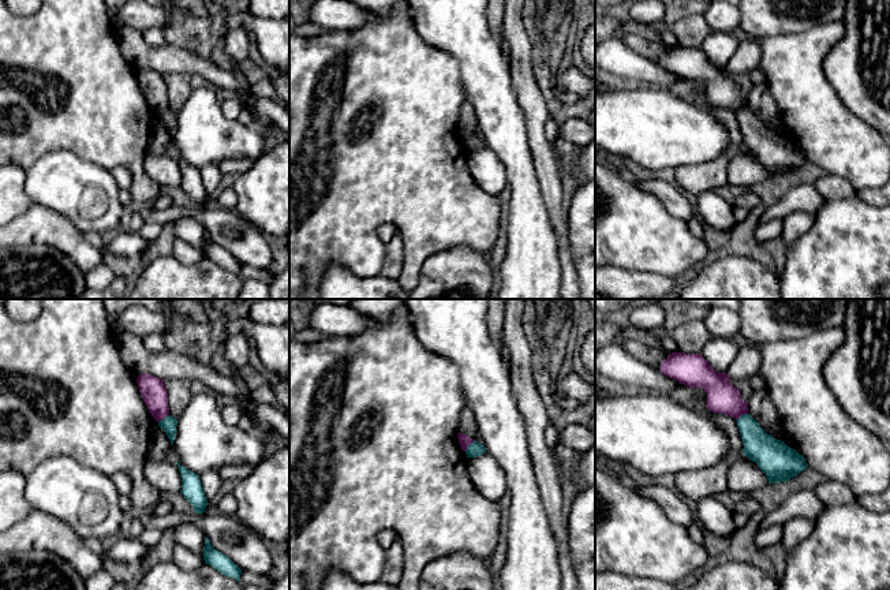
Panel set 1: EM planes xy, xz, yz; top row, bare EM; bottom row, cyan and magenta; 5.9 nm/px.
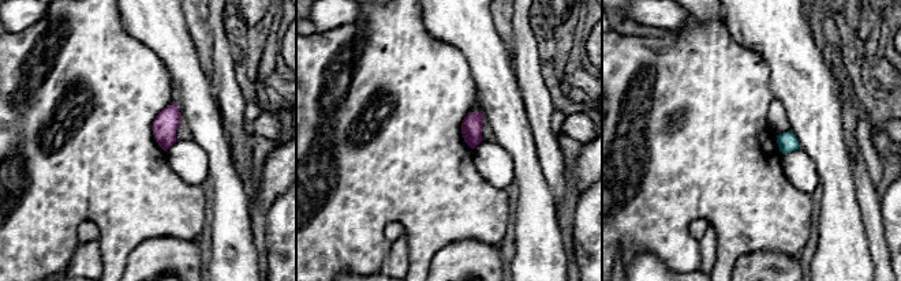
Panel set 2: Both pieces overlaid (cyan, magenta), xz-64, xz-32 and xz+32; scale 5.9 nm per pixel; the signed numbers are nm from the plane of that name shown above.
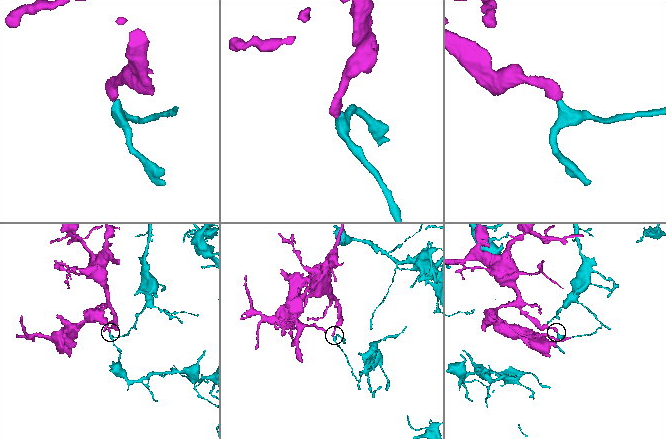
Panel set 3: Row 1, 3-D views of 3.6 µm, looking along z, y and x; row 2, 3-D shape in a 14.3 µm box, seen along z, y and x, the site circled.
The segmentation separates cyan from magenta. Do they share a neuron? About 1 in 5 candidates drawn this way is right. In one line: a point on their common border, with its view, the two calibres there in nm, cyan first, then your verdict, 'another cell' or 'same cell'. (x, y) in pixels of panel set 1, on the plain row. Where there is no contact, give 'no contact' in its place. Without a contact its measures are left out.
xz (468, 139) | 90/70 nm | another cell

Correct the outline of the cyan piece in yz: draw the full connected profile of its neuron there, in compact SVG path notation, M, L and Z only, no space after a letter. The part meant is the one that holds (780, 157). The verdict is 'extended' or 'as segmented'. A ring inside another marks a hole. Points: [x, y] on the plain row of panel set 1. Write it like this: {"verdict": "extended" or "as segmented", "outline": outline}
{"verdict": "as segmented", "outline": "M749 109L737 113L744 150L758 158L769 178L789 175L808 161L803 149L767 128Z"}

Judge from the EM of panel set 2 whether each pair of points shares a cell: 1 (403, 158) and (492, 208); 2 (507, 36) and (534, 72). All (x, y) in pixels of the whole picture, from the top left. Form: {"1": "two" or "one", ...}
{"1": "one", "2": "two"}

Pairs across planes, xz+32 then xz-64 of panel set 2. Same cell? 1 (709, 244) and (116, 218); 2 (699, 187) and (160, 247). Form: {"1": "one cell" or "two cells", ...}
{"1": "two cells", "2": "two cells"}

